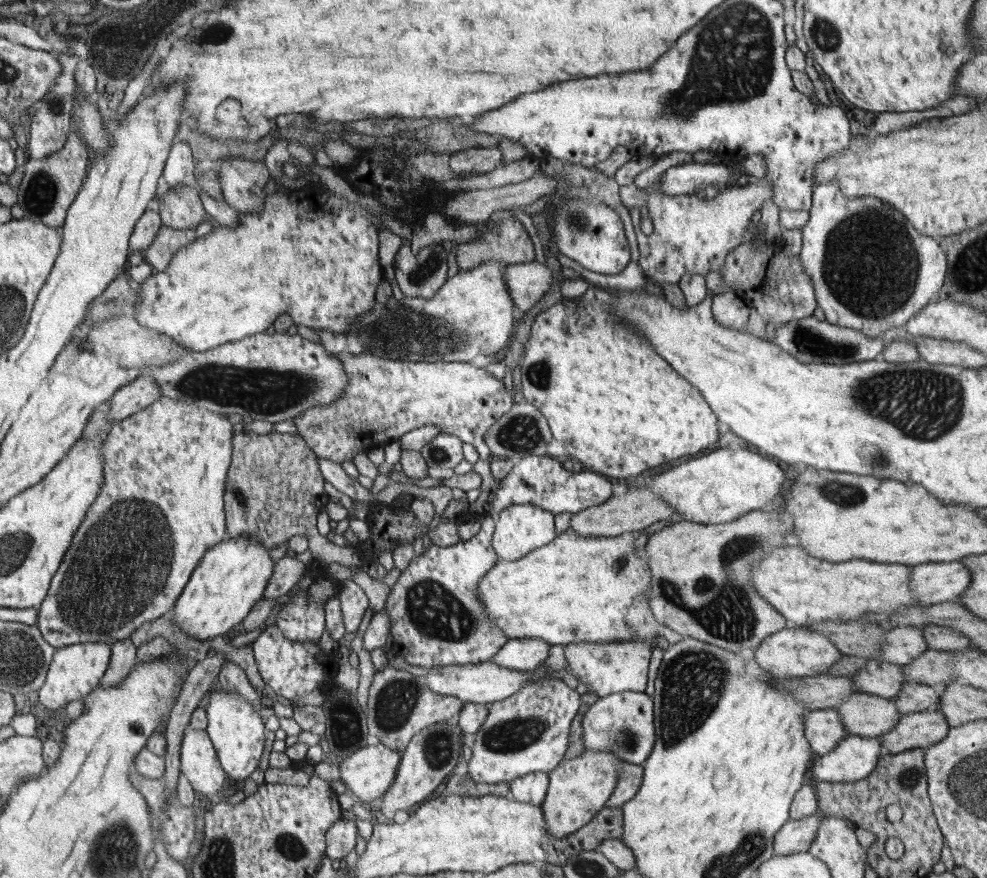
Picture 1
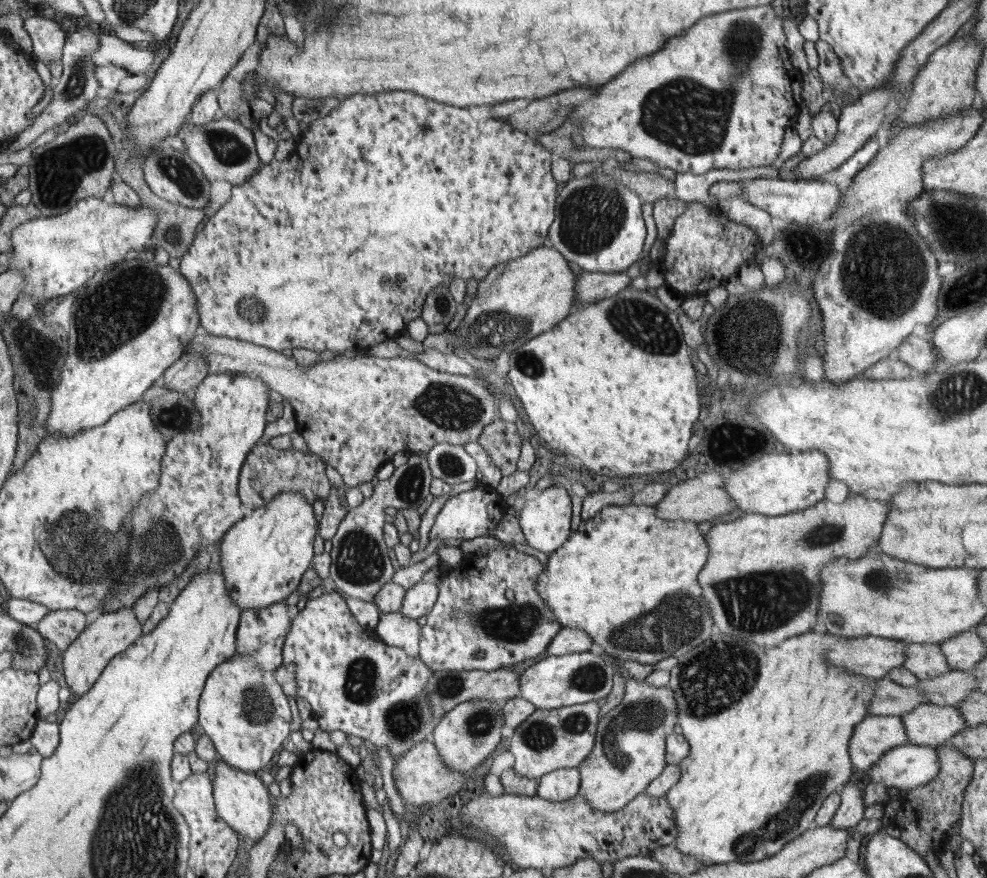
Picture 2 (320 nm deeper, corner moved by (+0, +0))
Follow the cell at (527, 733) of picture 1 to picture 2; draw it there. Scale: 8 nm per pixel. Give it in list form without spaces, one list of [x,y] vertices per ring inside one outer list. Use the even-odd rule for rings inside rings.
[[[594,700],[550,711],[537,708],[507,742],[507,748],[515,758],[512,769],[528,779],[539,780],[553,770],[578,767],[594,749],[600,709],[598,701]]]

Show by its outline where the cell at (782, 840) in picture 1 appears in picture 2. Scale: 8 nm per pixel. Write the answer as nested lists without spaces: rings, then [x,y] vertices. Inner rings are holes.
[[[855,778],[843,786],[840,808],[828,824],[837,829],[851,829],[863,819],[865,804],[863,790],[855,783]]]

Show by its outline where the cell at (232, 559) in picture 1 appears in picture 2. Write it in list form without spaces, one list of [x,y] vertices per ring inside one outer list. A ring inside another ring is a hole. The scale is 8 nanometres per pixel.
[[[302,494],[277,495],[271,503],[256,508],[218,543],[214,563],[223,570],[229,596],[244,610],[260,610],[285,601],[296,591],[311,566],[318,522],[313,504]]]

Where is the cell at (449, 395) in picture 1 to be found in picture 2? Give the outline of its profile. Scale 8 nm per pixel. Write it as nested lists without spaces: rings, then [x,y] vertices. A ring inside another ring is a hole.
[[[202,331],[187,344],[186,353],[204,355],[209,374],[256,376],[270,385],[271,390],[281,393],[294,408],[298,430],[305,436],[308,449],[337,470],[348,488],[371,482],[381,466],[390,462],[396,452],[426,454],[436,444],[463,445],[477,441],[484,427],[494,421],[497,411],[495,395],[484,384],[465,375],[434,370],[418,359],[386,359],[359,353],[354,358],[345,355],[328,361],[321,360],[314,366],[305,366],[298,364],[293,356],[286,357],[274,349]]]

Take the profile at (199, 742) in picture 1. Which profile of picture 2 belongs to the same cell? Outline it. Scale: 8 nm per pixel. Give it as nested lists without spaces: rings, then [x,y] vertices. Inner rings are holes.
[[[221,759],[211,764],[215,774],[213,780],[213,797],[220,818],[223,818],[241,836],[247,836],[260,842],[269,832],[269,824],[273,818],[274,798],[268,793],[268,786],[262,783],[259,775],[246,773],[226,764]]]

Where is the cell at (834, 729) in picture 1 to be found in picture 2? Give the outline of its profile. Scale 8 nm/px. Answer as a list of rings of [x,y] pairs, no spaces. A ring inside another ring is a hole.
[[[869,714],[855,726],[848,744],[857,774],[864,773],[891,748],[908,744],[903,718]]]

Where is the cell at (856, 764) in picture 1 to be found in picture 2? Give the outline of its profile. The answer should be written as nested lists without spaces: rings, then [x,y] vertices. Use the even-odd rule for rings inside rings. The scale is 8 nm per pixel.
[[[912,743],[905,744],[904,746],[895,746],[891,748],[888,752],[885,752],[880,760],[869,770],[866,772],[862,772],[860,774],[865,774],[867,779],[869,779],[872,783],[880,783],[885,784],[886,786],[895,786],[896,788],[903,789],[908,791],[912,788],[916,788],[917,786],[922,786],[923,784],[928,784],[932,782],[935,778],[937,778],[939,773],[939,758],[935,748],[924,745],[916,745]]]

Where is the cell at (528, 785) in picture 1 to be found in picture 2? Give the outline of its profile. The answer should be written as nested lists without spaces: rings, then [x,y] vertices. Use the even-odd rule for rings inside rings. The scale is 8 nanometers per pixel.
[[[576,767],[553,770],[538,781],[536,795],[552,802],[562,802],[579,794],[581,778],[579,768]]]

